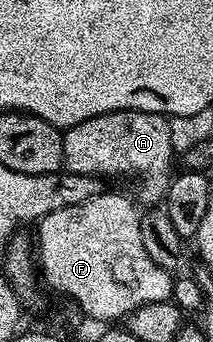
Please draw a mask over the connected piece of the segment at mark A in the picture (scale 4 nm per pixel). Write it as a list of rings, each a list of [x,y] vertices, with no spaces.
[[[116,110],[88,118],[62,132],[65,171],[81,176],[139,176],[143,180],[141,203],[158,206],[170,189],[170,159],[176,156],[172,146],[169,119],[158,112]]]

